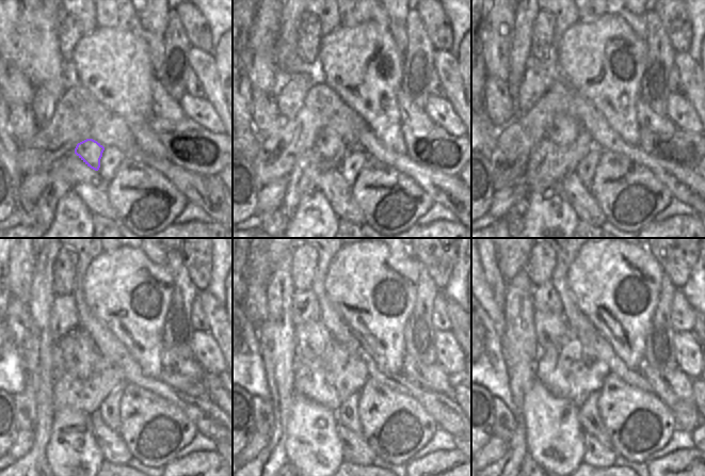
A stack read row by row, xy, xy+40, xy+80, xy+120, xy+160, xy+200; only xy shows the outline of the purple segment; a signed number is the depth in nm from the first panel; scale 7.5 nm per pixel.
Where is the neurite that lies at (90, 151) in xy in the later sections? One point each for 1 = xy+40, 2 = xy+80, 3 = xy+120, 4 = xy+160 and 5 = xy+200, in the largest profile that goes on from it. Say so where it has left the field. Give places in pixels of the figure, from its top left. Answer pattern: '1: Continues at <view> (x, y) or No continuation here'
1: Continues at xy+40 (329, 143)
2: Continues at xy+80 (564, 129)
3: Continues at xy+120 (80, 354)
4: Continues at xy+160 (311, 338)
5: Continues at xy+200 (550, 331)

